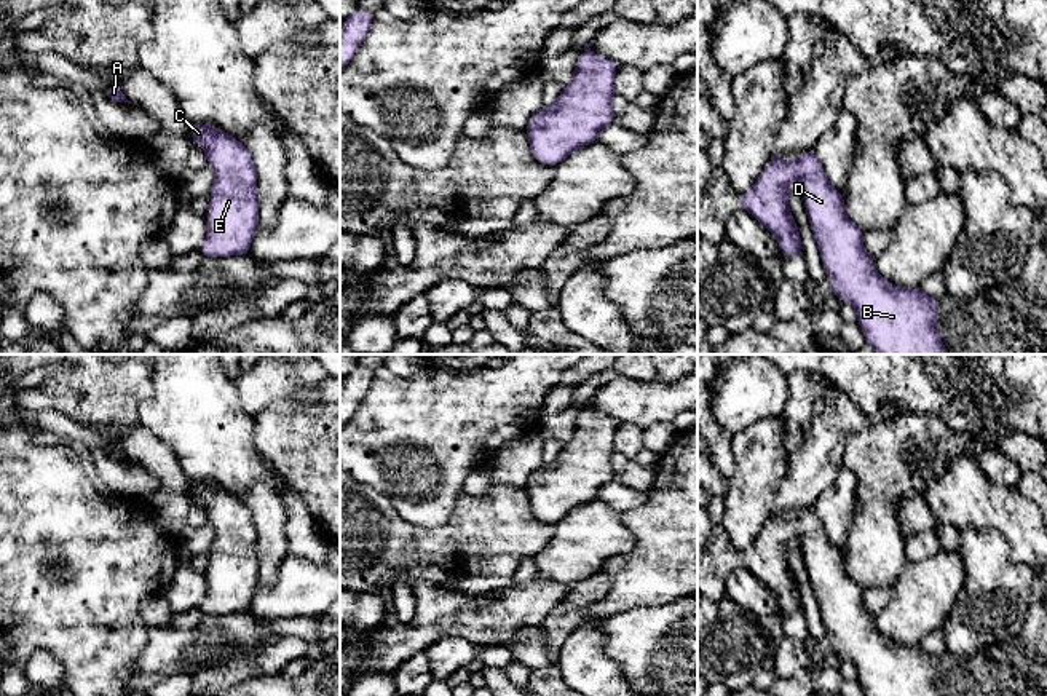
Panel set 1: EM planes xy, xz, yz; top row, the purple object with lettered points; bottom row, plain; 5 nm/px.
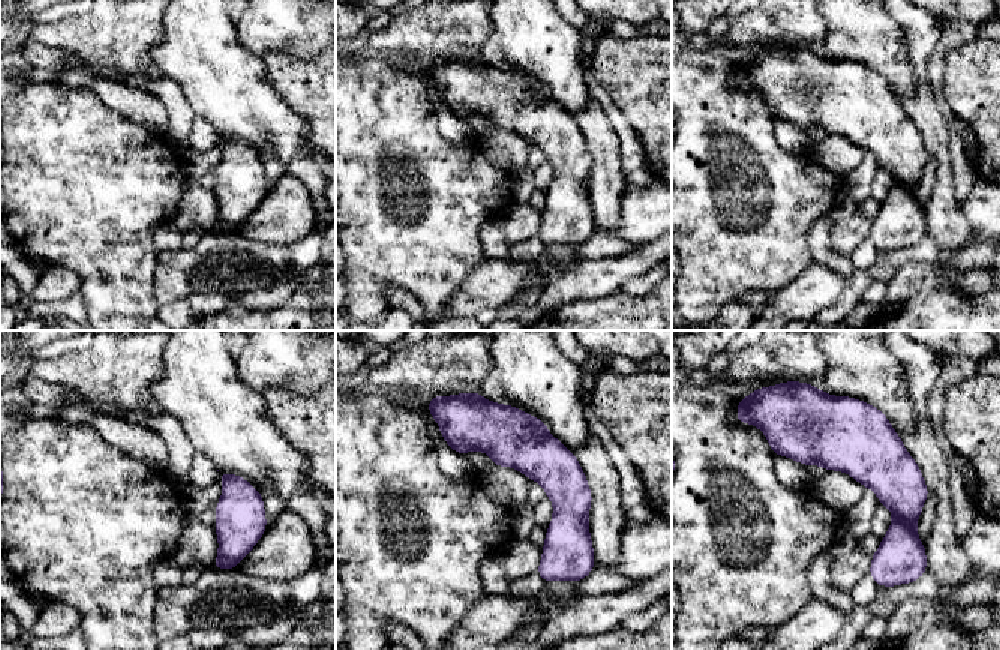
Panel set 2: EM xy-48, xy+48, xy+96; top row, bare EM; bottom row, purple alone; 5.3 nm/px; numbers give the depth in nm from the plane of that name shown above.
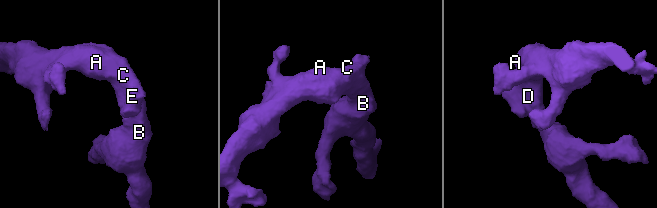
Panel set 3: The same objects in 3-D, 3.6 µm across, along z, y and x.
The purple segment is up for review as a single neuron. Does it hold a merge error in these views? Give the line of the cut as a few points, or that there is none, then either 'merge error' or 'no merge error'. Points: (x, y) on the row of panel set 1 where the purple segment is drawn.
no cut | no merge error

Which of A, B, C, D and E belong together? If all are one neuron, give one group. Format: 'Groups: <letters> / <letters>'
Groups: A B C D E

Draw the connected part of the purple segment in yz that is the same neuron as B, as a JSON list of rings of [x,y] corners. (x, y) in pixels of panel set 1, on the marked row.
[[[812,150],[801,152],[793,163],[782,163],[774,153],[755,185],[739,195],[741,209],[750,212],[776,235],[780,257],[803,255],[798,225],[788,211],[788,185],[795,180],[801,184],[804,209],[836,302],[849,302],[854,305],[865,342],[875,353],[946,354],[943,340],[935,330],[938,299],[926,295],[919,287],[894,286],[879,276],[873,267],[871,255],[863,247],[863,231],[846,216],[844,193],[838,192],[828,182]]]

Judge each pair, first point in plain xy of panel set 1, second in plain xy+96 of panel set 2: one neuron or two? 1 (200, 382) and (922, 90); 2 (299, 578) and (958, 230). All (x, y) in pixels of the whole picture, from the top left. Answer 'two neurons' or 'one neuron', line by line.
1: two neurons
2: two neurons

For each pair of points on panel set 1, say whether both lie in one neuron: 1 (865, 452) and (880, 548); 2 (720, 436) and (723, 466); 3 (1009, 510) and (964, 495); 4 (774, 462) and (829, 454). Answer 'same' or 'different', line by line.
1: same
2: same
3: same
4: different

